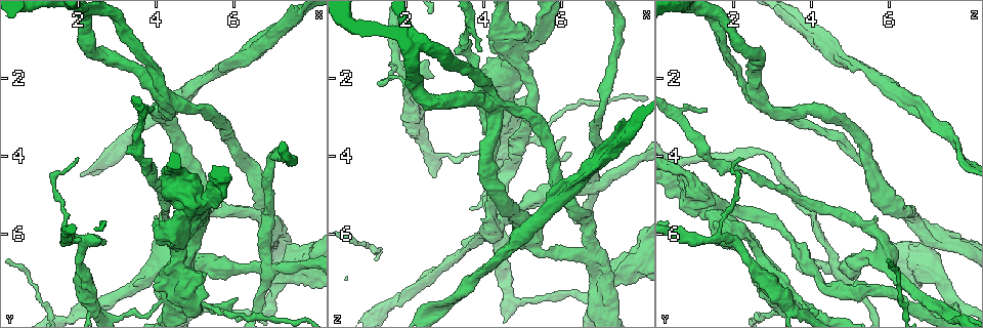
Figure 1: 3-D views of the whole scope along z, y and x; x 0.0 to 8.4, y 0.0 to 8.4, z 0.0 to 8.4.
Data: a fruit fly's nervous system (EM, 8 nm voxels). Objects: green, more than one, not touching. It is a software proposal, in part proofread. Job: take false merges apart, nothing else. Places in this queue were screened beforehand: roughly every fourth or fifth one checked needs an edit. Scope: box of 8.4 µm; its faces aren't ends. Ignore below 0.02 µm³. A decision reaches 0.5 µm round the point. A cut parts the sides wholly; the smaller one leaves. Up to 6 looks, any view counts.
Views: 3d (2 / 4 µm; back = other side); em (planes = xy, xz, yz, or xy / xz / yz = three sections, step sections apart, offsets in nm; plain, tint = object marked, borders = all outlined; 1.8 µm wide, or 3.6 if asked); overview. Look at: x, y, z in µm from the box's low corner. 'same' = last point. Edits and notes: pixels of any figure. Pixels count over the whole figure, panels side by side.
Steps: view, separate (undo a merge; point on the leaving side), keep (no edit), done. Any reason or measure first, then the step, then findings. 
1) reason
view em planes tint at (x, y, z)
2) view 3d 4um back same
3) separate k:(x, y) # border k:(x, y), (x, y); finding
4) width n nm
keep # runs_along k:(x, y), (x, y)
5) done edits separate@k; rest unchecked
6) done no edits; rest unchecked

looks like a crossing
view em 3.6um xz step 16 tint at (6.85, 6.90, 4.70)

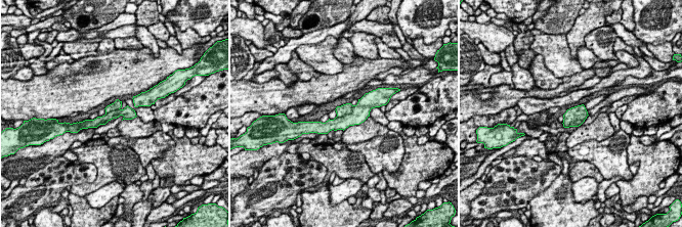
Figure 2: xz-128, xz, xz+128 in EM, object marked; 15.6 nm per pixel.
width 240 nm
separate 2:(346, 108) # border 2:(353, 105), (350, 112), (336, 117); a second neuron is stuck on

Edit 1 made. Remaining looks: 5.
sharp bend
view em planes tint at (6.90, 5.75, 6.70)

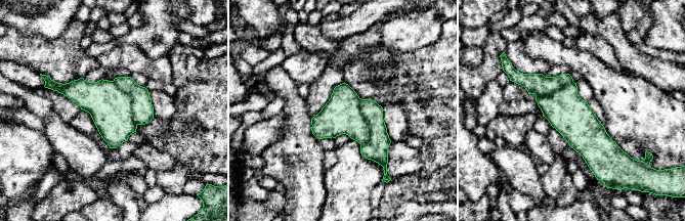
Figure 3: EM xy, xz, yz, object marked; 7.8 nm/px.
keep # runs_along 3:(520, 81), (619, 151); all the same neuron

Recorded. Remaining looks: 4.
branch point
view em 3.6um xz step 4 plain at (4.25, 2.65, 2.65)

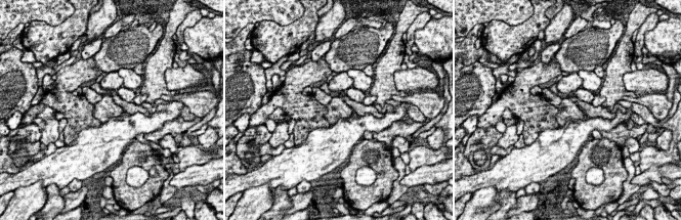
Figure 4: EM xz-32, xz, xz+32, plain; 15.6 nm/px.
what lies round it
view em 3.6um xz step 4 borders same

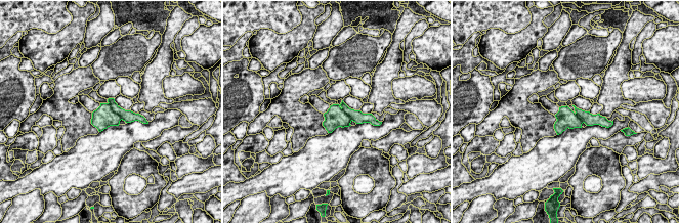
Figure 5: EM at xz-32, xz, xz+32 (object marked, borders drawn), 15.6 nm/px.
width 320 nm
keep # all the same neuron

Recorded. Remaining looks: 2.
done edits separate@2; rest unchecked

